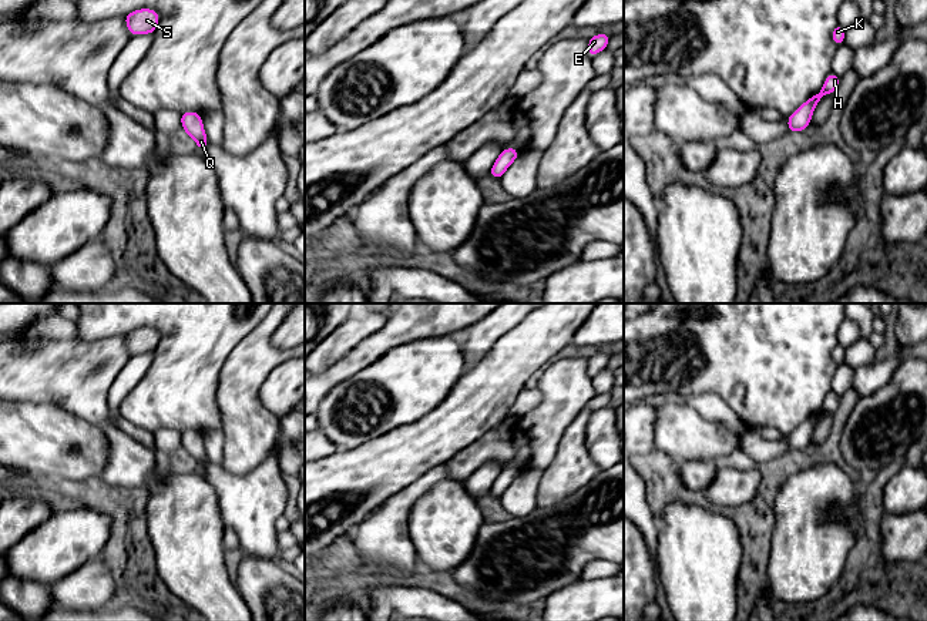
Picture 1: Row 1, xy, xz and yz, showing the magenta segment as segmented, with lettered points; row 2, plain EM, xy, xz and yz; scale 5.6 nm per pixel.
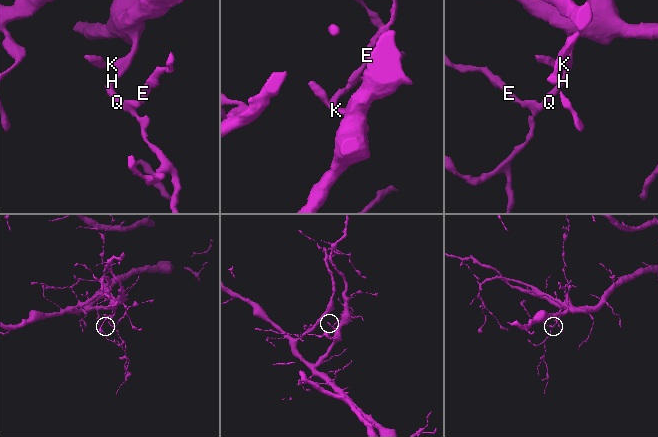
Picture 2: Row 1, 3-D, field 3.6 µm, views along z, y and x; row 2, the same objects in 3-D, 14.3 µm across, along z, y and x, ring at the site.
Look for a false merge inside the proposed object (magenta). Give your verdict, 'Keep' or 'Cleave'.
Keep

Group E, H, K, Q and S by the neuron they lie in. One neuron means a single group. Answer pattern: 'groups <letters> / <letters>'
groups E H K Q S

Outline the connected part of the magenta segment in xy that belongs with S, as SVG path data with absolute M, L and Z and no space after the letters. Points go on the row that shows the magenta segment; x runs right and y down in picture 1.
M138 9L124 19L131 36L152 34L159 24L159 14L152 9Z

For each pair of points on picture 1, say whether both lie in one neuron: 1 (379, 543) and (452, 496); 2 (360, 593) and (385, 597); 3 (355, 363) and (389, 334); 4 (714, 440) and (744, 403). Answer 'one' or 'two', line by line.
1: two
2: two
3: one
4: two

